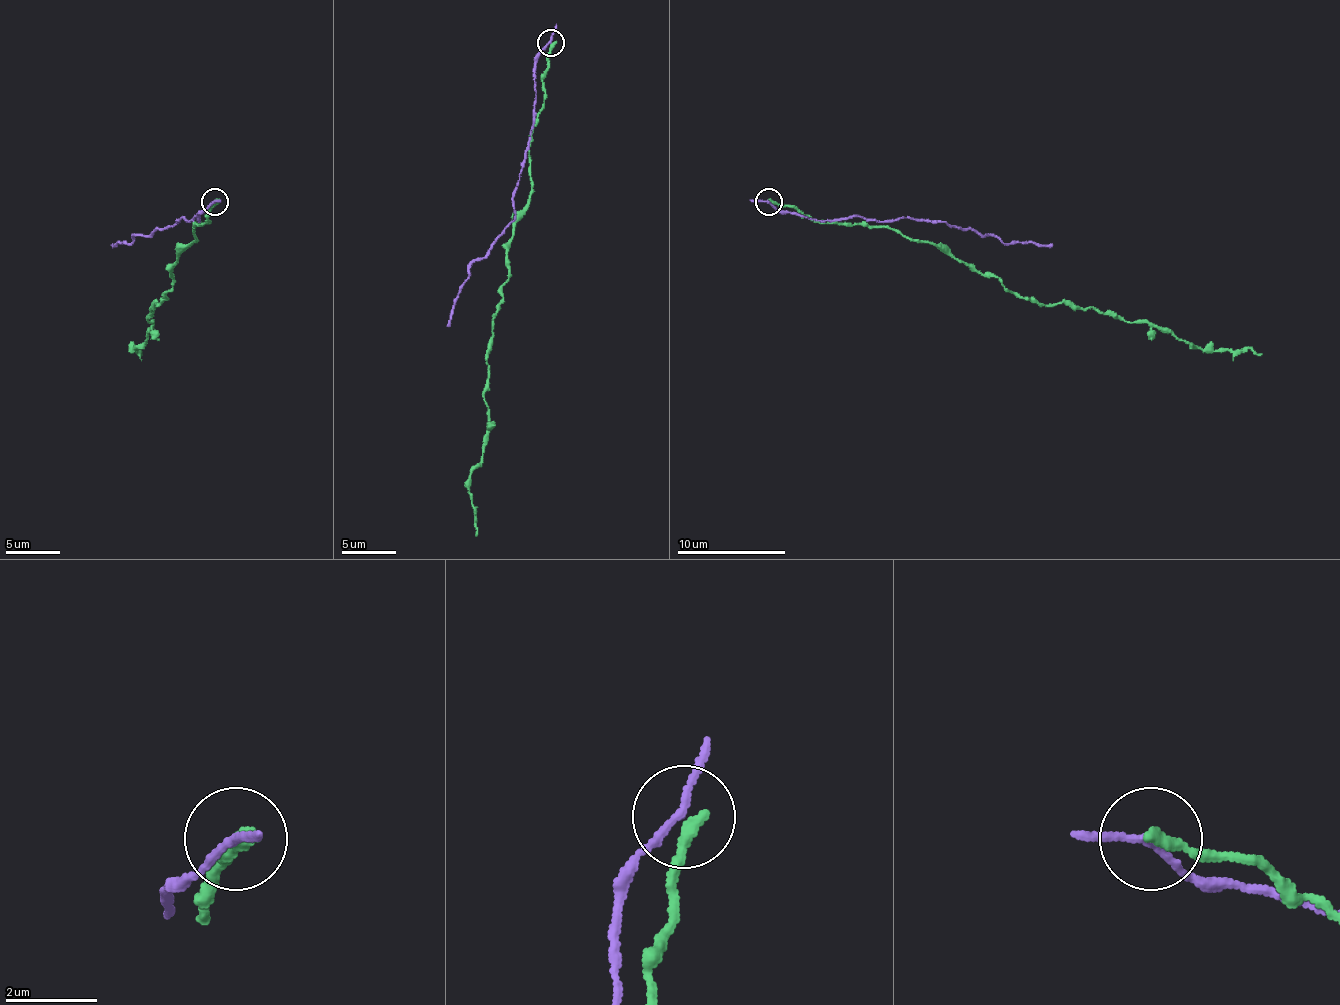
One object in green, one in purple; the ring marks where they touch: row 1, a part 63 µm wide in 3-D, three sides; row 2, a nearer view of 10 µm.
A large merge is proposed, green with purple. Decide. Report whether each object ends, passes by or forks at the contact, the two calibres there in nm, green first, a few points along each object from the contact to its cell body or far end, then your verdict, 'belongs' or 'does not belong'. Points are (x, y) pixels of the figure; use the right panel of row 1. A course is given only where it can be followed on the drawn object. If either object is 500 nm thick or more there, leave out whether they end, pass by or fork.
green ends | purple passes by | 300/160 nm | green via (768, 202), (817, 221), (899, 229), (1046, 305), (1114, 311), (1168, 327), (1198, 349), (1261, 354) | purple via (768, 202), (779, 213), (831, 221), (855, 216), (945, 221), (980, 235), (991, 235), (1005, 243), (1051, 243) | does not belong

